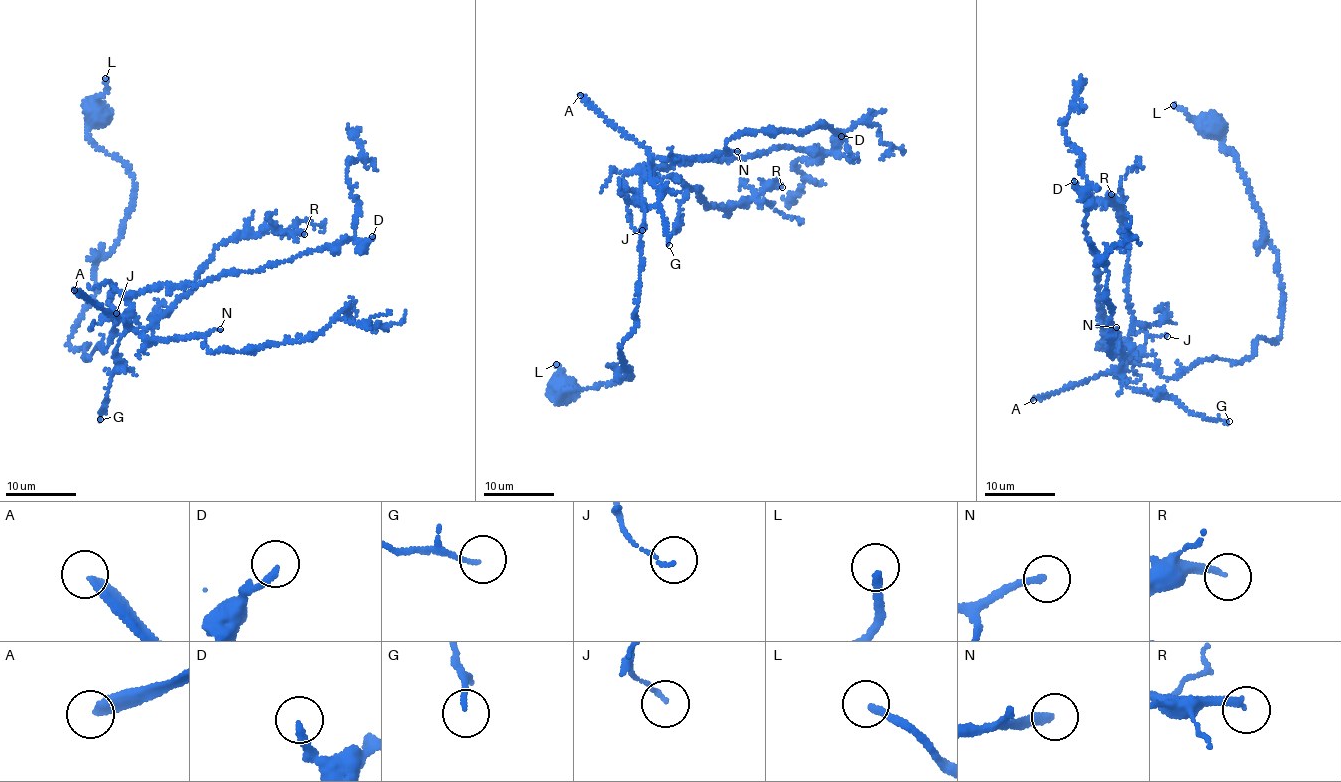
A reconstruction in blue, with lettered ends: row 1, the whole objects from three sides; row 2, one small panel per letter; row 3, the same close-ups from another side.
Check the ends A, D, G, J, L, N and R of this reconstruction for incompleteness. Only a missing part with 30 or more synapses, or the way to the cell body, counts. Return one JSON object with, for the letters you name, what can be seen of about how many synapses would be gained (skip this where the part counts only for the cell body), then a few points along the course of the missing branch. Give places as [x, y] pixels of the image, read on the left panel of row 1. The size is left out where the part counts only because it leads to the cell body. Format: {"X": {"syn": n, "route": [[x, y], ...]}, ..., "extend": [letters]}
{"A": {"syn": 250}, "N": {"syn": 110, "route": [[220, 329], [269, 304], [331, 286], [411, 235], [435, 233], [449, 188], [465, 175], [471, 187]]}, "R": {"syn": 180, "route": [[304, 234], [337, 242], [362, 242], [374, 236], [384, 186], [383, 141], [390, 129]]}, "extend": ["A", "N", "R"]}

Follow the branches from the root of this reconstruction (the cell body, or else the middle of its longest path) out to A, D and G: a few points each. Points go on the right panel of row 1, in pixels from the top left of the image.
A: (1213, 128), (1277, 253), (1281, 336), (1170, 378), (1124, 357), (1033, 400)
D: (1213, 128), (1283, 291), (1281, 336), (1240, 361), (1170, 378), (1107, 343), (1091, 186), (1074, 181)
G: (1213, 128), (1277, 253), (1281, 336), (1170, 378), (1124, 357), (1119, 375), (1229, 421)

